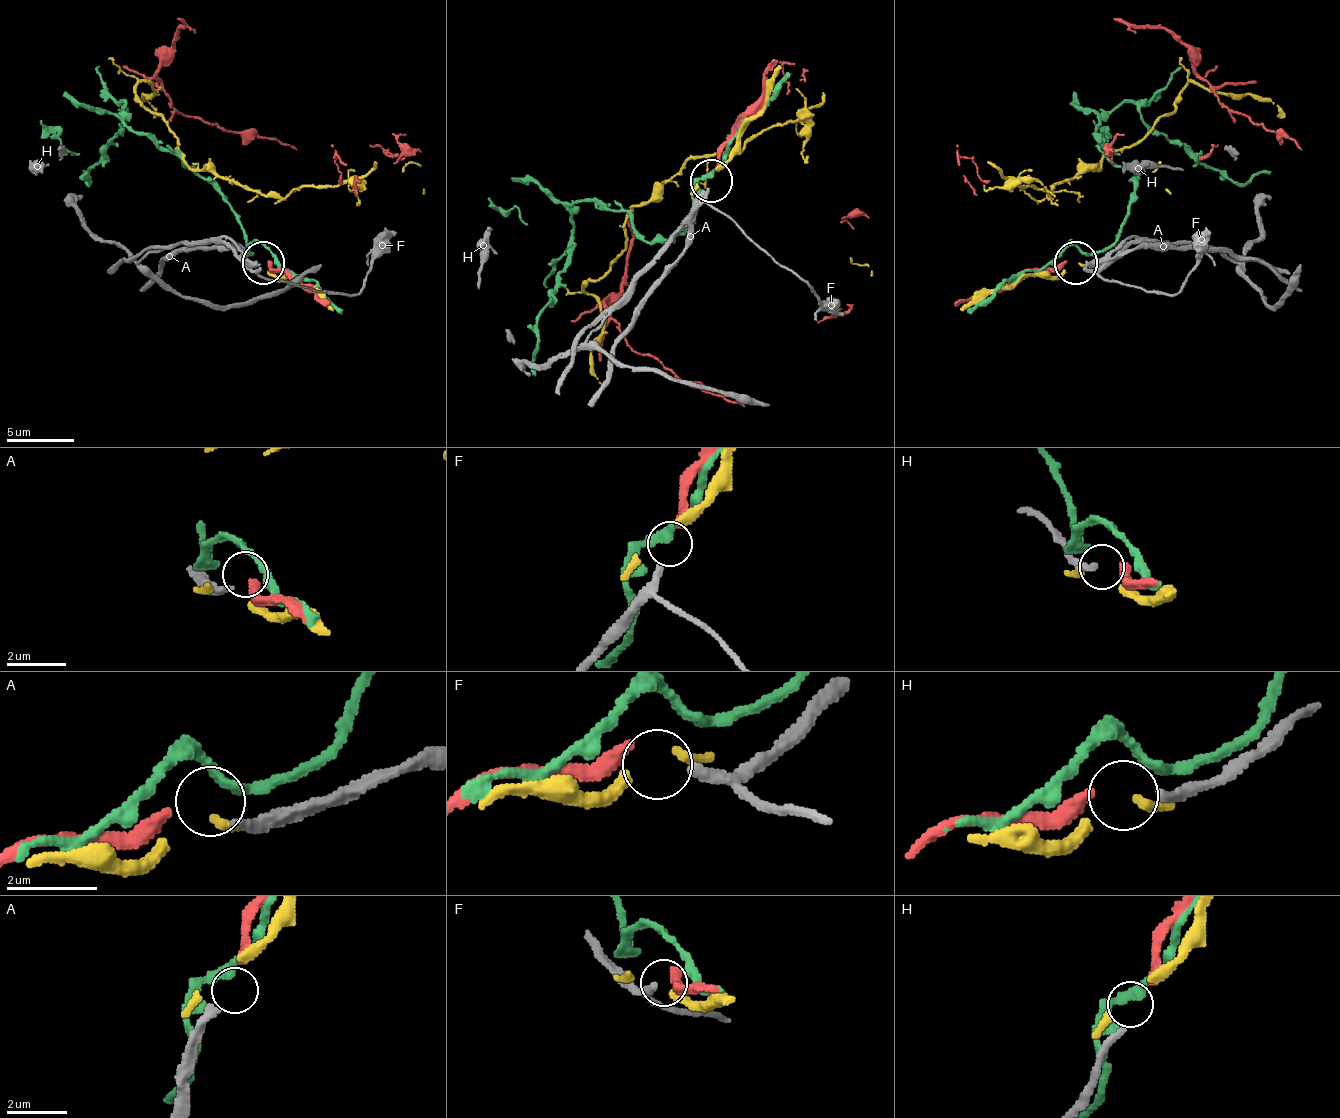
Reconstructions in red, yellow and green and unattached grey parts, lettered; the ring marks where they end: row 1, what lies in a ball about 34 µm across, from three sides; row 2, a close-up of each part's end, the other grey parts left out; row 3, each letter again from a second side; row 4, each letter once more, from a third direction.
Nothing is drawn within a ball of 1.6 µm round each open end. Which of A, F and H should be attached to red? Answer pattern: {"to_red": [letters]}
{"to_red": ["A"]}

